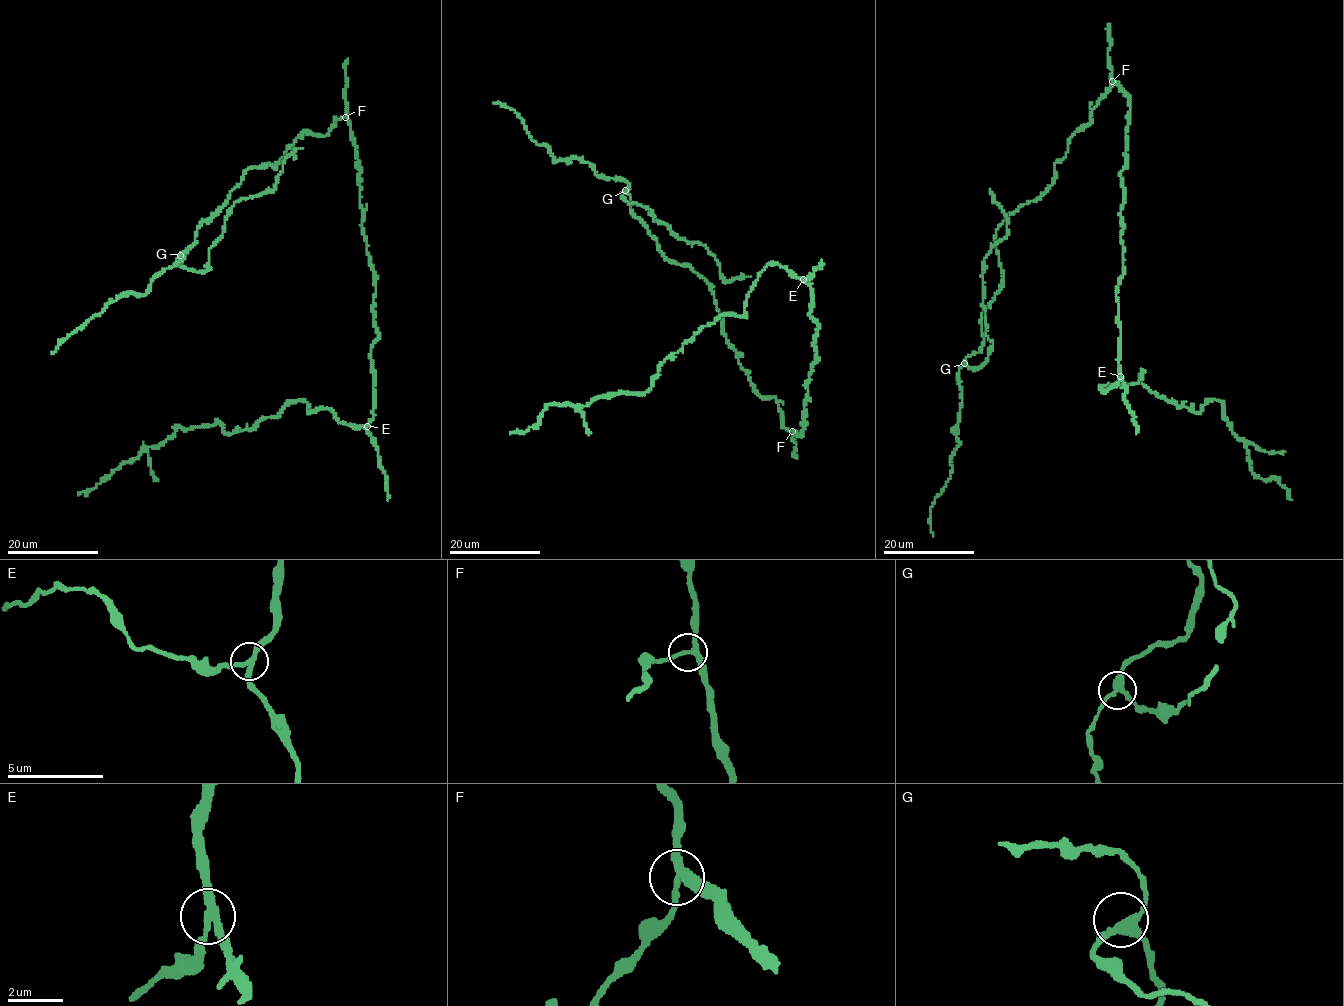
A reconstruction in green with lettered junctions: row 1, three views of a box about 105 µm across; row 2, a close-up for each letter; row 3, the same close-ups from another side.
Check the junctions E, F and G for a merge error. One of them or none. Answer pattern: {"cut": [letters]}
{"cut": ["E"]}

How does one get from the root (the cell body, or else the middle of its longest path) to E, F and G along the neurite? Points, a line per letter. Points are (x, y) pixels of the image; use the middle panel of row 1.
E: (804, 406), (805, 382), (811, 364), (817, 361), (813, 342), (817, 332), (811, 317), (811, 282), (803, 280)
F: (804, 406), (802, 436), (792, 431)
G: (804, 406), (802, 436), (783, 426), (775, 397), (757, 392), (711, 288), (690, 264), (667, 259), (625, 190)

